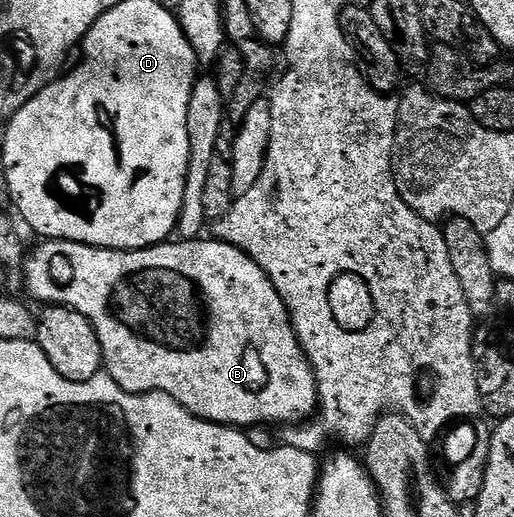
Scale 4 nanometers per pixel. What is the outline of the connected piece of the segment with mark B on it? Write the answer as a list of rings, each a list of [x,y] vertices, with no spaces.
[[[48,240],[43,243],[41,250],[27,255],[24,267],[24,281],[27,293],[32,293],[43,304],[54,306],[68,306],[77,310],[94,328],[98,340],[102,344],[104,353],[103,369],[118,385],[131,394],[165,394],[178,404],[182,404],[204,422],[217,422],[219,426],[280,426],[287,428],[293,424],[304,424],[317,413],[318,399],[316,396],[316,377],[312,366],[300,346],[298,336],[292,327],[286,304],[282,296],[278,296],[278,288],[238,248],[225,242],[215,240],[169,240],[161,242],[159,246],[147,246],[144,250],[101,250],[98,246],[87,246],[81,242],[61,242]]]

